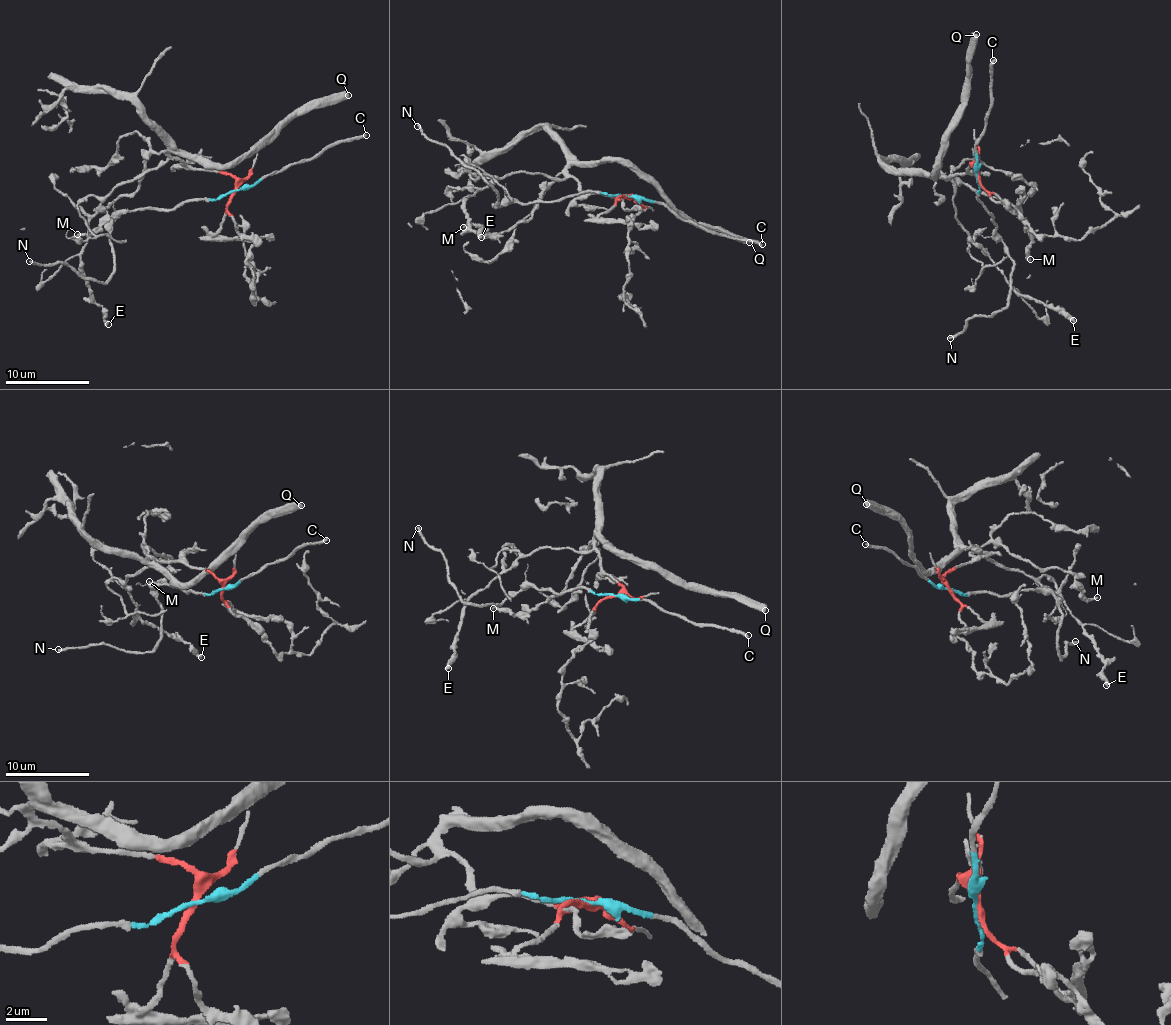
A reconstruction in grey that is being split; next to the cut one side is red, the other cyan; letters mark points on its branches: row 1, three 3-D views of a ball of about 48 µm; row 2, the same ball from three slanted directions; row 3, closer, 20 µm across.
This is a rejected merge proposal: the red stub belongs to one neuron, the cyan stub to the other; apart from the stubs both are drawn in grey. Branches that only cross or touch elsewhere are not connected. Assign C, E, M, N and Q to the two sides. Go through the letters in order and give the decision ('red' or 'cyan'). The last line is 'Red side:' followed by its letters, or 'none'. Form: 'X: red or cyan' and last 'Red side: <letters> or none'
C: cyan
E: red
M: red
N: cyan
Q: red
Red side: E, M, Q

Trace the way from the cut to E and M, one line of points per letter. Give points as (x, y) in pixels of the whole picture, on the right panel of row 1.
E: (977, 174), (969, 162), (969, 174), (950, 177), (960, 224), (992, 259), (1011, 287), (1062, 311), (1074, 320)
M: (977, 174), (969, 162), (969, 174), (945, 179), (997, 196), (1018, 214), (1030, 233), (1031, 260)

